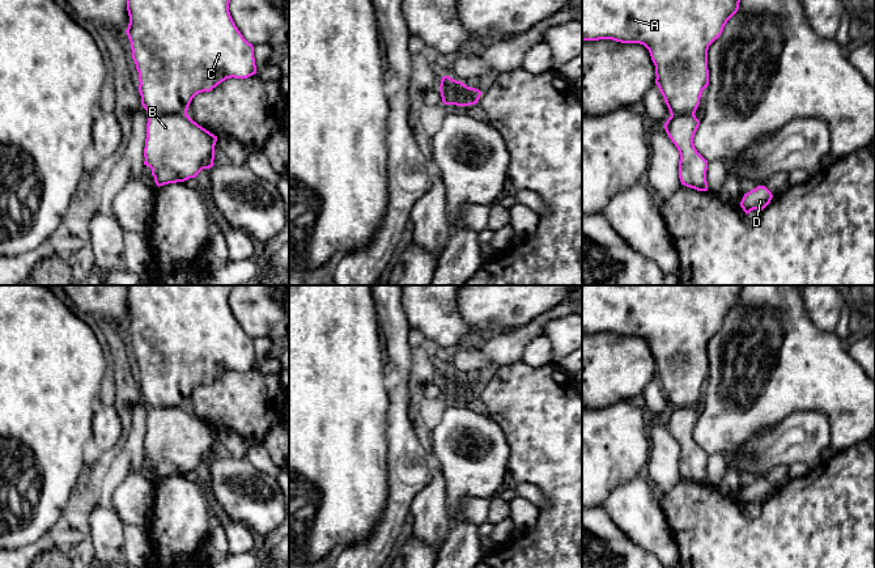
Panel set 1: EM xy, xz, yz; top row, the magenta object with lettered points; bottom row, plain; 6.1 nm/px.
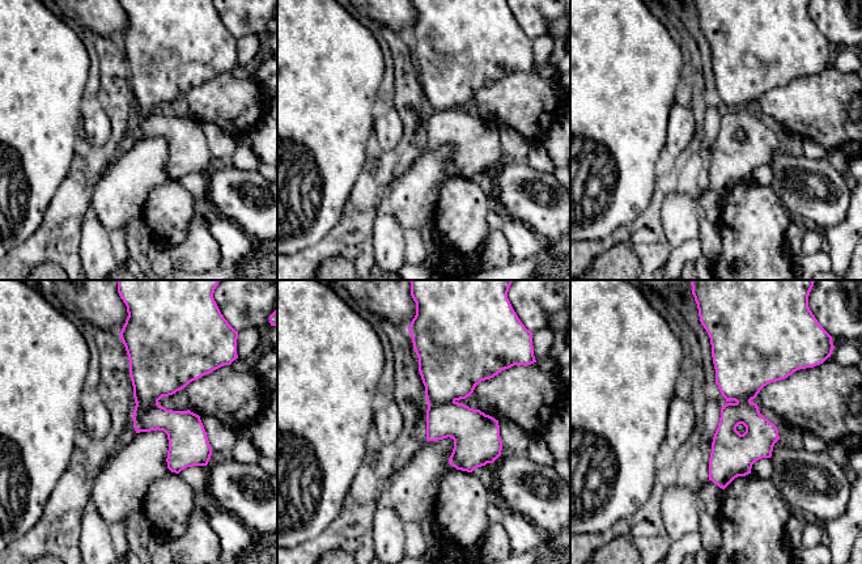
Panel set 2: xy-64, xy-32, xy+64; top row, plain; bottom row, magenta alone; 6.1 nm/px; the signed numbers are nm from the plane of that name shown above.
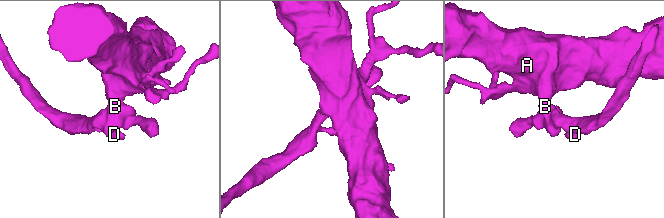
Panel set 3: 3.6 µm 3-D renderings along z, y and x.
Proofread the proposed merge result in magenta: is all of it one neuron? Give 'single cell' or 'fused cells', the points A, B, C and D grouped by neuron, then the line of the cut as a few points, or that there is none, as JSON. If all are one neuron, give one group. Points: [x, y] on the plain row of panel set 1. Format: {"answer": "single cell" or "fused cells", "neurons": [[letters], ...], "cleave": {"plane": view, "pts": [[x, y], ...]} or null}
{"answer": "fused cells", "neurons": [["A", "C"], ["B", "D"]], "cleave": {"plane": "xy", "pts": [[186, 405], [148, 407]]}}

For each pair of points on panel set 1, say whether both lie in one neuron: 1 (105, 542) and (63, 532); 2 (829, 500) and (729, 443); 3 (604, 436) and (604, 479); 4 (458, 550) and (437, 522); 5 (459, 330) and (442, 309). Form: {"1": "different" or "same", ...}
{"1": "different", "2": "different", "3": "same", "4": "different", "5": "same"}

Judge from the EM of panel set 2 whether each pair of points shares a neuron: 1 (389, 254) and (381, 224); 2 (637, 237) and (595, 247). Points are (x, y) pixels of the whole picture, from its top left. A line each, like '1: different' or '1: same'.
1: same
2: same

